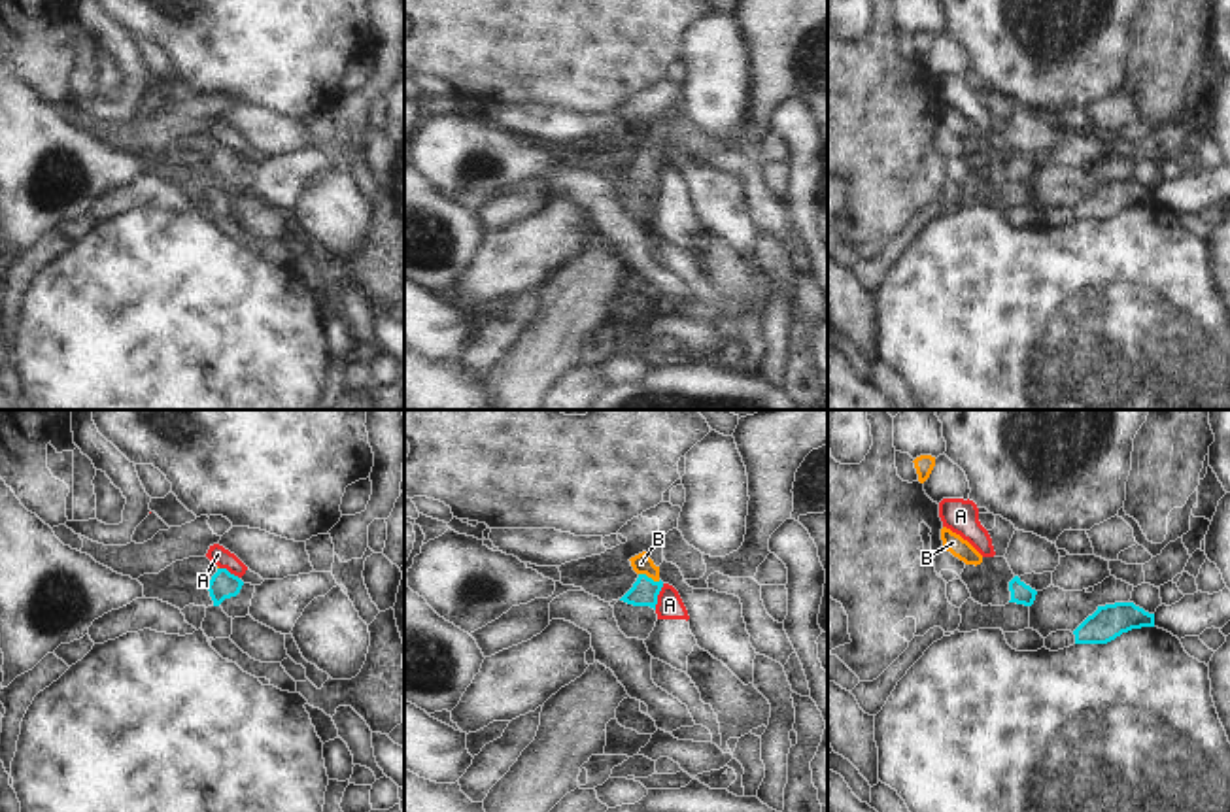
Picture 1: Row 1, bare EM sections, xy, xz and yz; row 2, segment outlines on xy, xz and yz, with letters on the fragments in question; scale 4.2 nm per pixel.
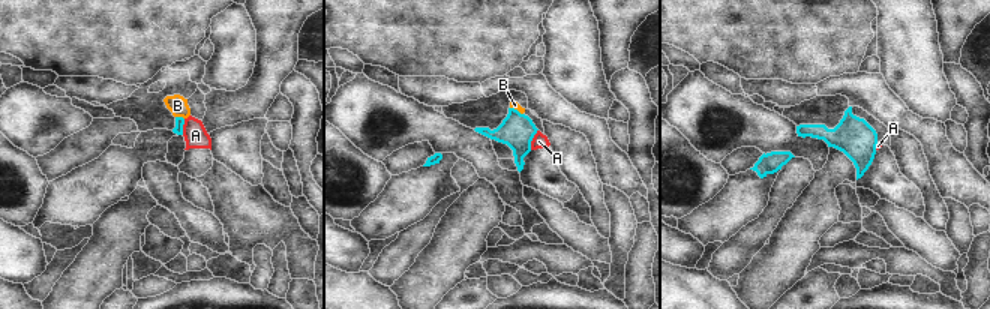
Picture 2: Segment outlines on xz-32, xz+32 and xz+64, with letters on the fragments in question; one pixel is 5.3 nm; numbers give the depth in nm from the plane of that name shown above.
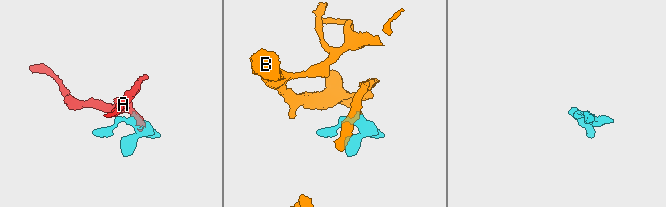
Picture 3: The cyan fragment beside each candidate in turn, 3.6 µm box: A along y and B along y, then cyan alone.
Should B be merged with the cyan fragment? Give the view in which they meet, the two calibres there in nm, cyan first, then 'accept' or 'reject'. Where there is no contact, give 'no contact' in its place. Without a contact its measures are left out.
xz | 120/90 nm | accept

